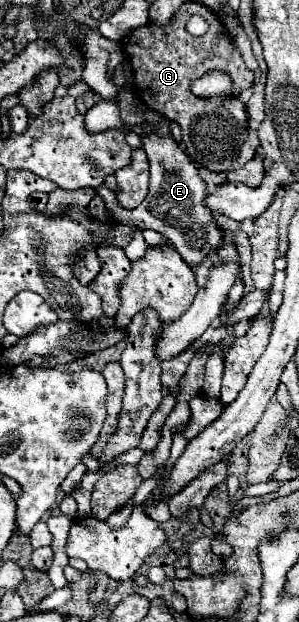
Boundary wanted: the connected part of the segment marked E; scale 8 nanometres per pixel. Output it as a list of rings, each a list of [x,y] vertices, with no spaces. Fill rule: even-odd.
[[[135,101],[135,107],[143,113],[145,135],[141,135],[141,141],[151,163],[149,193],[137,209],[127,211],[117,203],[115,193],[104,184],[99,186],[96,192],[103,198],[108,213],[116,222],[127,223],[131,227],[135,225],[141,229],[155,229],[163,233],[179,251],[179,255],[195,269],[215,249],[215,245],[221,243],[221,229],[215,225],[213,213],[203,207],[207,187],[199,177],[199,171],[193,161],[185,157],[185,151],[171,137],[171,121],[161,113],[155,113],[141,101]]]

